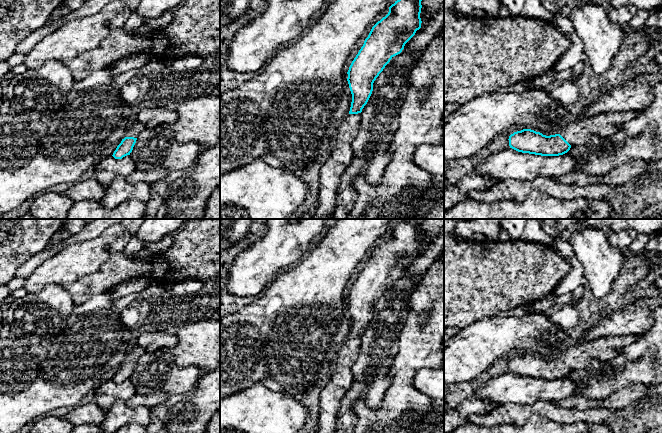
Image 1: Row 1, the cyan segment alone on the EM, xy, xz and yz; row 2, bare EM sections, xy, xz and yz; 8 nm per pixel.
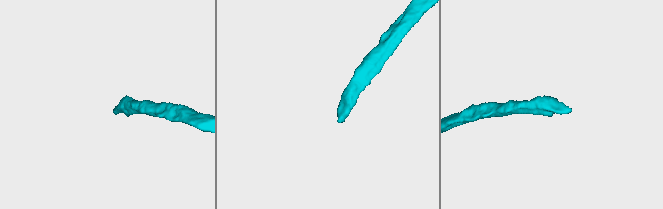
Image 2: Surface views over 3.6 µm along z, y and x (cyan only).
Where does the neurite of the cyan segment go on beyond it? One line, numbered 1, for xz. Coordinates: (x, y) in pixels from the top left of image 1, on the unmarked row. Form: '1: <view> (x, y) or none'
1: xz (341, 381)

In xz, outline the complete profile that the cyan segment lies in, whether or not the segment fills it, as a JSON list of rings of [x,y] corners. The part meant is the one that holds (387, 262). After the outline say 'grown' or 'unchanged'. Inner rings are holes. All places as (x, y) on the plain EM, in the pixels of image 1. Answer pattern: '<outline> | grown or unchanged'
[[[405,219],[389,231],[388,238],[371,253],[352,285],[348,308],[352,318],[349,338],[339,351],[335,370],[320,393],[320,413],[316,433],[335,433],[340,401],[353,384],[352,367],[358,355],[361,336],[367,328],[373,307],[390,284],[421,252],[421,225],[424,219]]] | grown

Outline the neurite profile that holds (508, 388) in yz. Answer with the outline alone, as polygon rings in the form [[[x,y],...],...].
[[[508,372],[485,381],[476,388],[474,396],[498,405],[532,404],[540,400],[557,402],[576,394],[579,387],[568,379],[541,380]]]

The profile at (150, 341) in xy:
[[[143,332],[137,339],[137,345],[145,349],[146,352],[166,350],[175,346],[177,342],[176,335],[165,332]]]

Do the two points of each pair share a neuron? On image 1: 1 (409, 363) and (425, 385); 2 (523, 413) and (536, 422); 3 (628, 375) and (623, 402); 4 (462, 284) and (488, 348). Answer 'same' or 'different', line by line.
1: different
2: different
3: different
4: different

